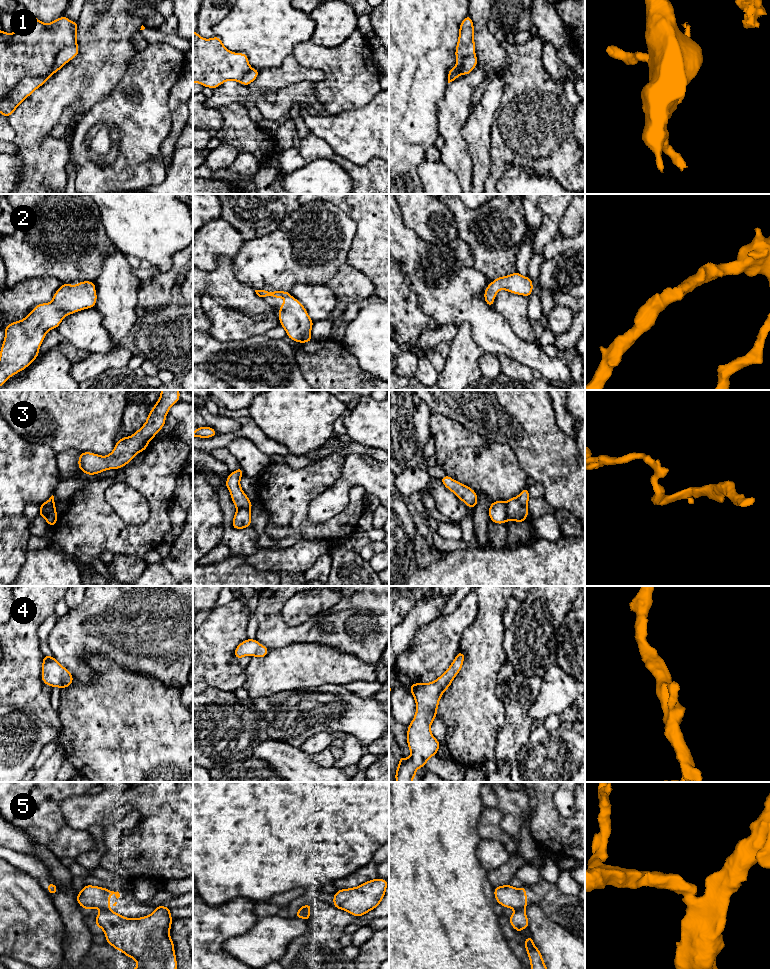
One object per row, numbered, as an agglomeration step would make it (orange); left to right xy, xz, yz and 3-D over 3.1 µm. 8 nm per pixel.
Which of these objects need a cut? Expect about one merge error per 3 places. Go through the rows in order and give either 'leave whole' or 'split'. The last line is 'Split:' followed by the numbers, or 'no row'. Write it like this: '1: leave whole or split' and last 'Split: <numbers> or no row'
1: split
2: leave whole
3: split
4: leave whole
5: split
Split: 1, 3, 5

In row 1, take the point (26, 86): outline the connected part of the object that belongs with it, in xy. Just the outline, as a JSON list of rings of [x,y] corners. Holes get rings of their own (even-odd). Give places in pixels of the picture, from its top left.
[[[27,77],[10,92],[9,98],[0,102],[0,114],[5,117],[11,116],[16,108],[29,97],[36,89],[45,84],[47,79],[40,77]]]

